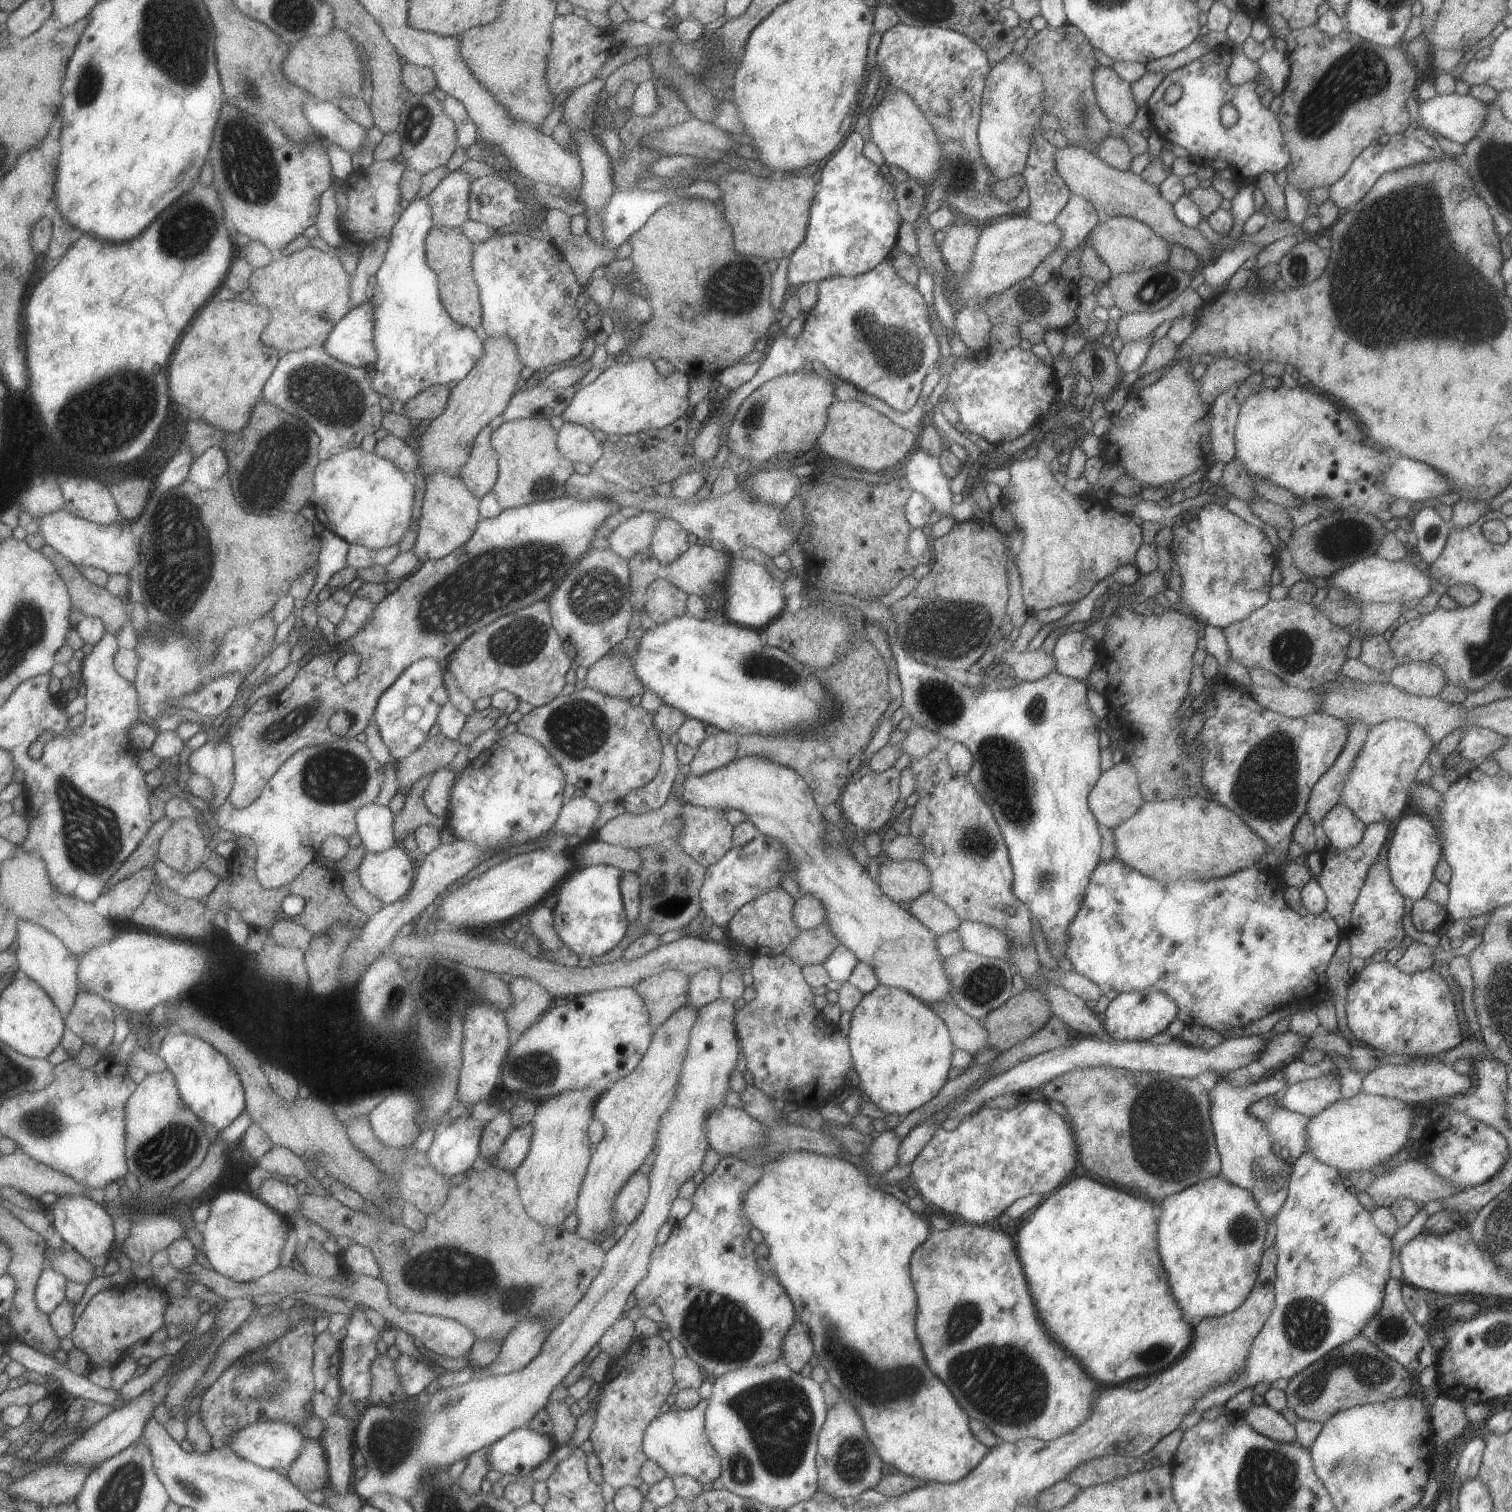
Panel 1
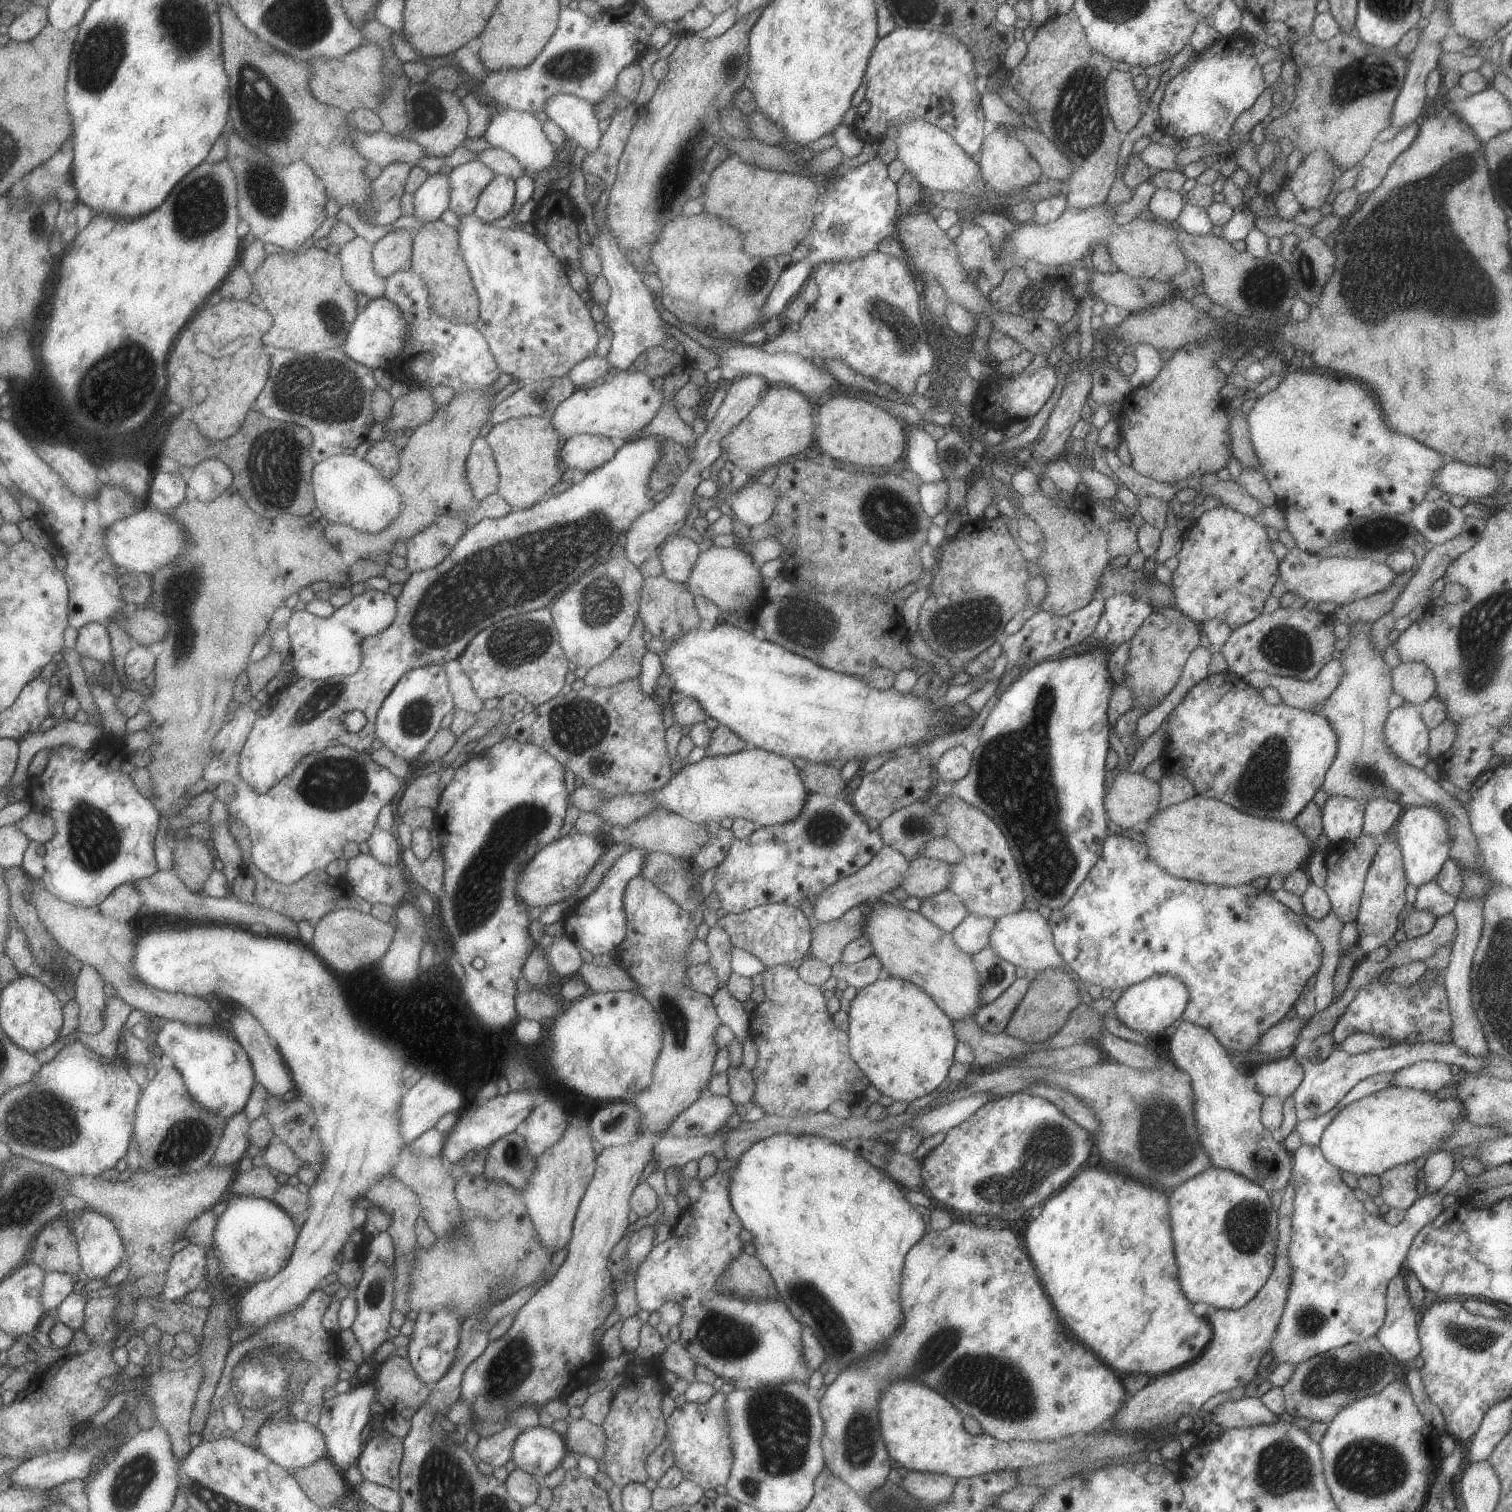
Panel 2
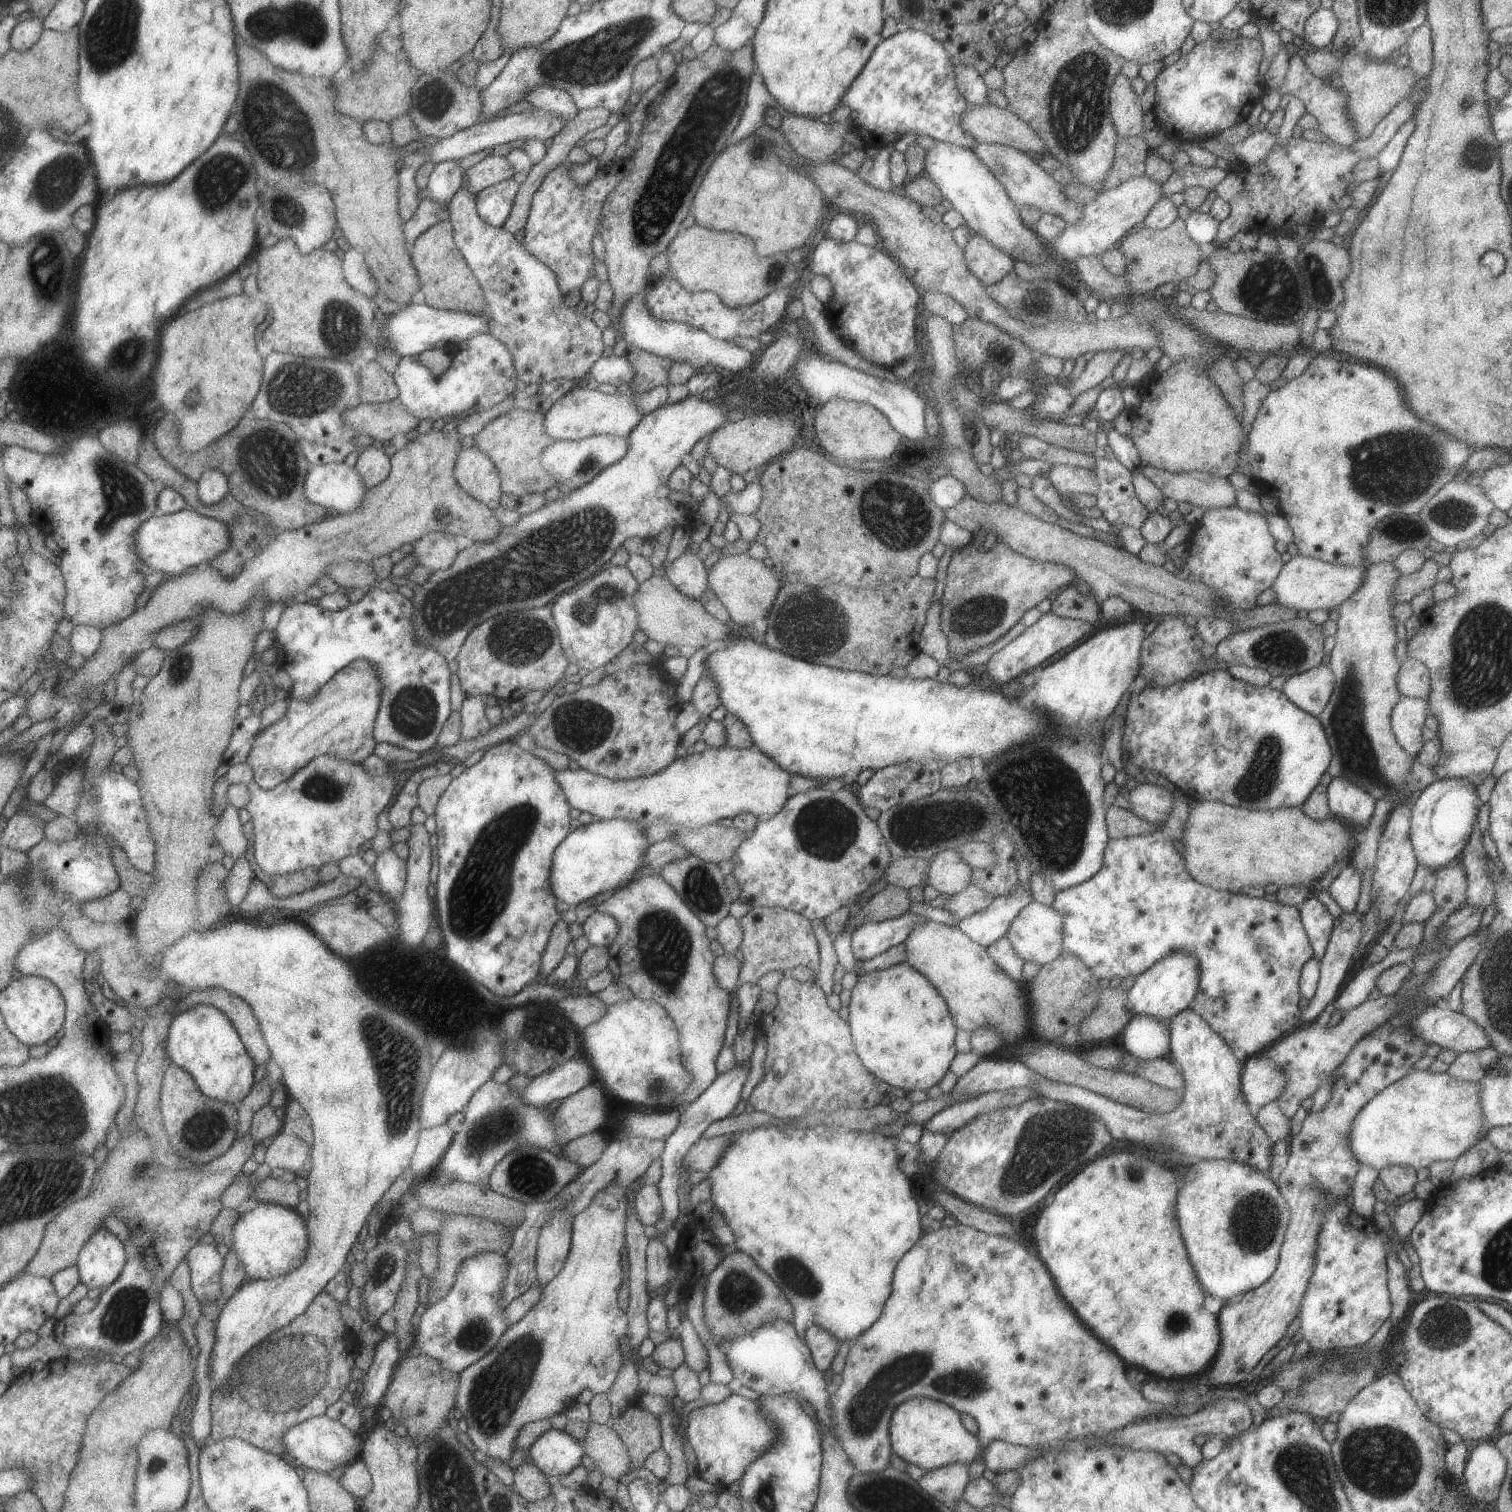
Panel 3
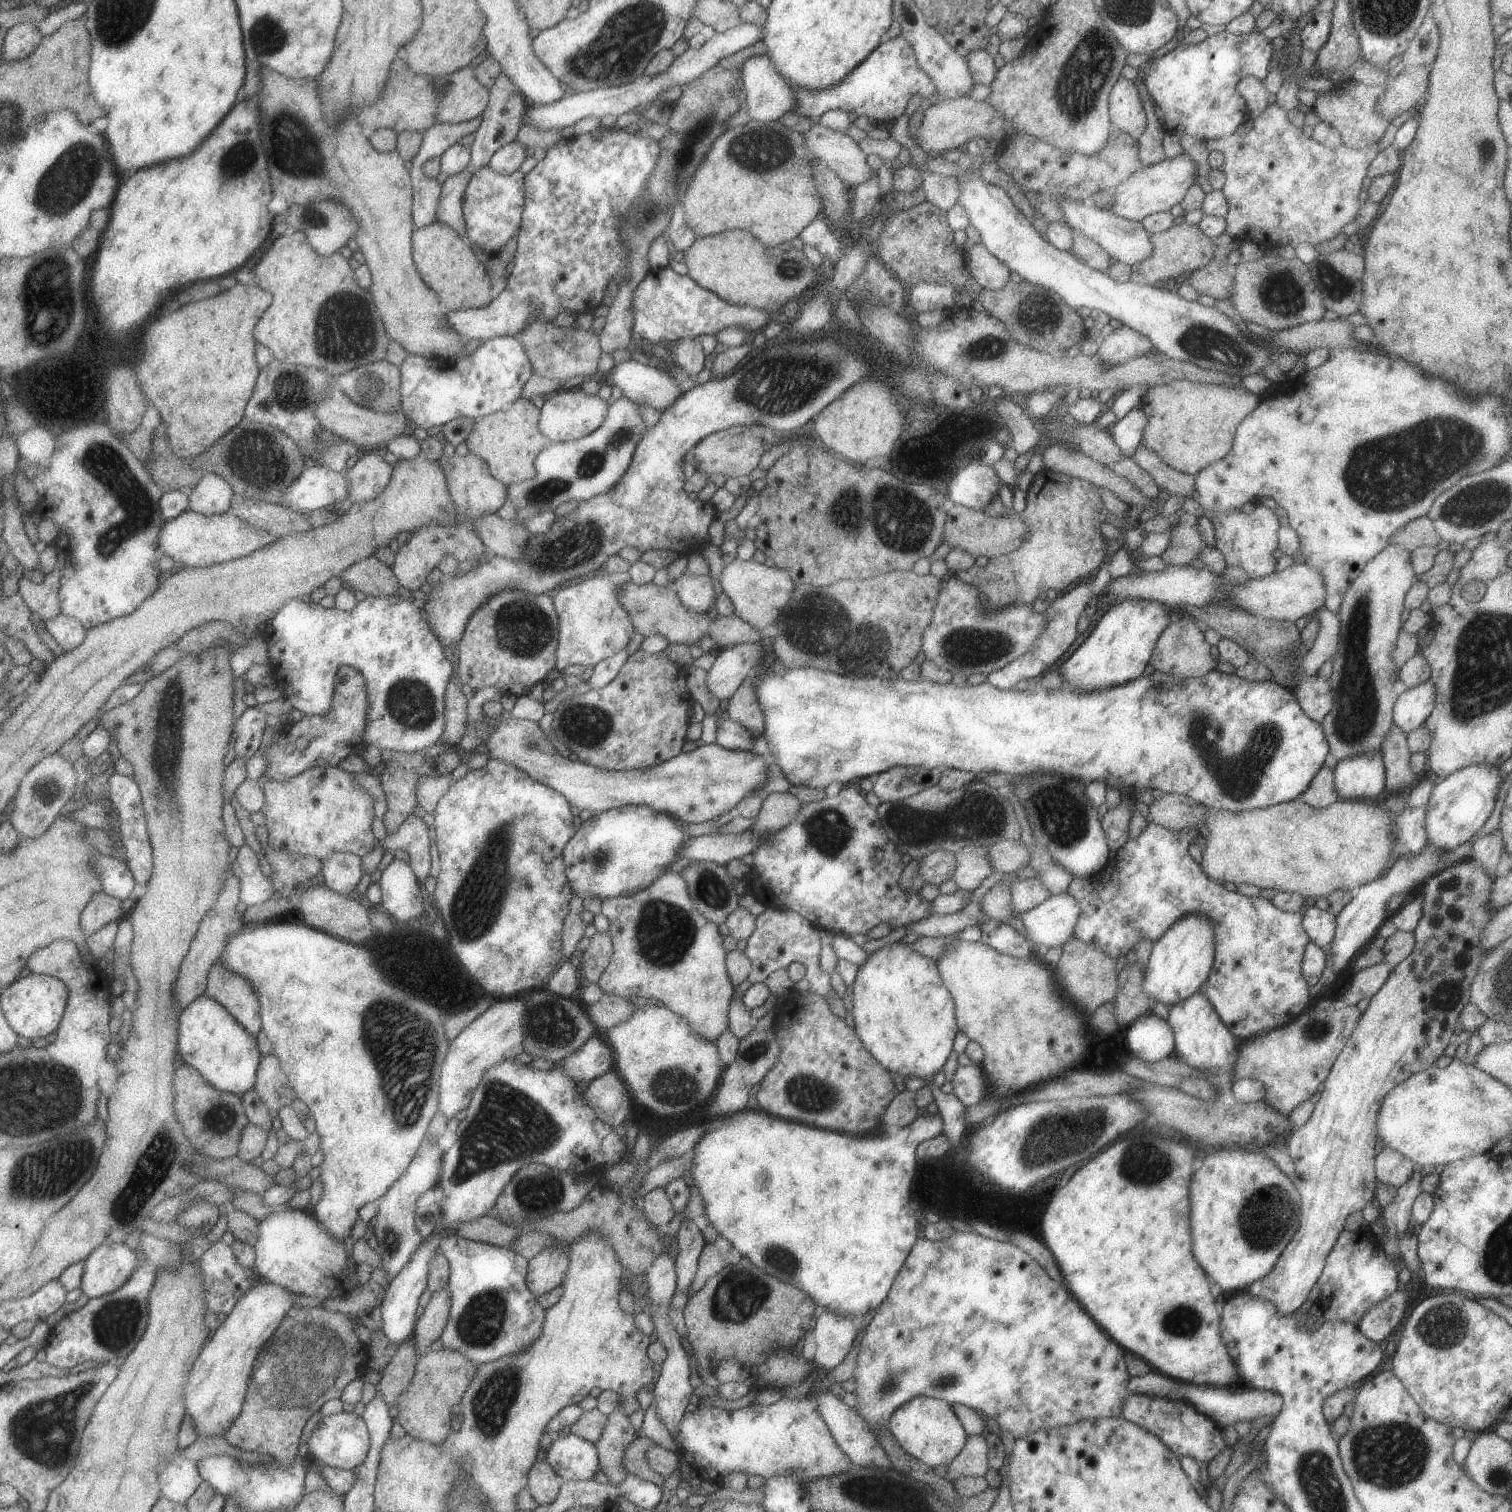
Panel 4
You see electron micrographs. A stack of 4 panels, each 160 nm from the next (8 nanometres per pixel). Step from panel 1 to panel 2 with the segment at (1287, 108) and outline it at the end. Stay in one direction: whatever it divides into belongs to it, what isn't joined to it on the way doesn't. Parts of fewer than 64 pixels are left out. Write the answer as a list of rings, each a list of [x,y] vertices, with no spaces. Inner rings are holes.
[[[1339,32],[1330,40],[1317,40],[1313,34],[1306,38],[1293,38],[1290,44],[1291,57],[1289,60],[1297,66],[1299,84],[1293,86],[1295,96],[1280,114],[1269,124],[1269,130],[1275,138],[1287,138],[1293,148],[1301,151],[1301,160],[1315,152],[1327,152],[1333,164],[1342,173],[1349,168],[1359,165],[1361,158],[1375,143],[1379,132],[1388,128],[1391,120],[1391,110],[1403,85],[1408,61],[1394,50],[1380,50],[1362,42],[1354,33]]]

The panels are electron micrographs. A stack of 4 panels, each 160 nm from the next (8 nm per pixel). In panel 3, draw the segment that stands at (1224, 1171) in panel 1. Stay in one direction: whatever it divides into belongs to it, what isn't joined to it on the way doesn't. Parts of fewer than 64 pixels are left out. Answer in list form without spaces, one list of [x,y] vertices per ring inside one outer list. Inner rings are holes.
[[[1189,1008],[1175,1014],[1169,1022],[1169,1059],[1179,1068],[1183,1078],[1181,1102],[1167,1114],[1148,1114],[1120,1104],[1102,1095],[1064,1083],[1057,1083],[1029,1070],[1018,1060],[1003,1054],[980,1058],[979,1062],[963,1076],[957,1078],[955,1092],[967,1092],[967,1096],[981,1095],[990,1091],[1011,1088],[1033,1088],[1039,1098],[1063,1102],[1093,1114],[1095,1120],[1107,1128],[1111,1138],[1142,1142],[1145,1146],[1159,1145],[1171,1148],[1183,1156],[1201,1160],[1231,1160],[1247,1164],[1257,1172],[1267,1173],[1271,1162],[1273,1142],[1265,1130],[1257,1124],[1254,1109],[1249,1107],[1241,1094],[1240,1077],[1242,1064],[1237,1061],[1231,1048],[1221,1036],[1217,1036],[1205,1020]]]

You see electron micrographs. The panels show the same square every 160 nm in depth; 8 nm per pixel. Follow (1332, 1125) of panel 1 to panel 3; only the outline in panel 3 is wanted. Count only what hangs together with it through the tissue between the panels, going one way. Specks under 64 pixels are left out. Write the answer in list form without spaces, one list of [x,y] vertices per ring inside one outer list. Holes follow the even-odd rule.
[[[1415,1070],[1383,1088],[1359,1108],[1351,1122],[1347,1144],[1353,1158],[1359,1162],[1359,1168],[1371,1166],[1377,1172],[1393,1165],[1405,1165],[1415,1170],[1428,1168],[1433,1162],[1455,1161],[1467,1148],[1484,1139],[1488,1130],[1481,1122],[1482,1115],[1477,1083],[1450,1078],[1446,1072],[1431,1074],[1427,1070]]]

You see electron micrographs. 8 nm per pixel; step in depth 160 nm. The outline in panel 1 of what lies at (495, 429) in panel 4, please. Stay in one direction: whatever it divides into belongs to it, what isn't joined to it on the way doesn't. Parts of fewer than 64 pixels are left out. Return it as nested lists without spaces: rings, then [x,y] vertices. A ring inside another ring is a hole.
[[[527,417],[503,421],[490,434],[490,443],[498,456],[497,480],[492,491],[502,509],[565,496],[564,484],[574,472],[574,463],[557,450],[556,430],[551,427],[549,419]]]

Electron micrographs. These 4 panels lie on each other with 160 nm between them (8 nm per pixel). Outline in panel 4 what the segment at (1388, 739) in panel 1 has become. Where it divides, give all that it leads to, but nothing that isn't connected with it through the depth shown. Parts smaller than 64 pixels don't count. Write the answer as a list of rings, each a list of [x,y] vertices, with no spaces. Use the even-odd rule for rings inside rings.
[[[1423,682],[1414,688],[1400,688],[1392,707],[1392,724],[1403,734],[1424,725],[1433,710],[1435,688],[1433,682]]]

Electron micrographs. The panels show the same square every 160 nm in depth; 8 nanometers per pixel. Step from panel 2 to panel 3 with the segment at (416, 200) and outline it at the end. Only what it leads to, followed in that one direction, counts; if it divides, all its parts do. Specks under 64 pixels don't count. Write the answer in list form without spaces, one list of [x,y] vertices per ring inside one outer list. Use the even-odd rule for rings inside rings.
[[[445,160],[434,164],[425,186],[429,192],[427,198],[433,200],[433,204],[437,202],[437,204],[448,205],[453,194],[459,190],[461,176],[463,171],[458,160]]]

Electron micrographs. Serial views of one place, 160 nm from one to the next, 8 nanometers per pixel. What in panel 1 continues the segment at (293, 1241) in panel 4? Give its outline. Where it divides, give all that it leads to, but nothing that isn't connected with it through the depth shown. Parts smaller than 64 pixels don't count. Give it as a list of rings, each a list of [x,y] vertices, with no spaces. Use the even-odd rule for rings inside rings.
[[[250,1190],[225,1191],[216,1198],[208,1200],[210,1215],[202,1222],[202,1235],[205,1243],[205,1256],[212,1268],[238,1283],[250,1283],[261,1279],[267,1272],[277,1270],[281,1248],[287,1238],[287,1222],[283,1220],[283,1214],[278,1213],[269,1205],[266,1205]]]

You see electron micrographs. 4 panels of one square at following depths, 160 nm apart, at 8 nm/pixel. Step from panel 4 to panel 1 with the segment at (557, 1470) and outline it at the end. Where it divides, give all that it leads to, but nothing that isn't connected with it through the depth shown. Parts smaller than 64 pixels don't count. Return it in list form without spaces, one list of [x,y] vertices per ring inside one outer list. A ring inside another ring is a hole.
[[[529,1427],[513,1429],[489,1446],[490,1469],[516,1477],[537,1468],[554,1450],[549,1435]]]

